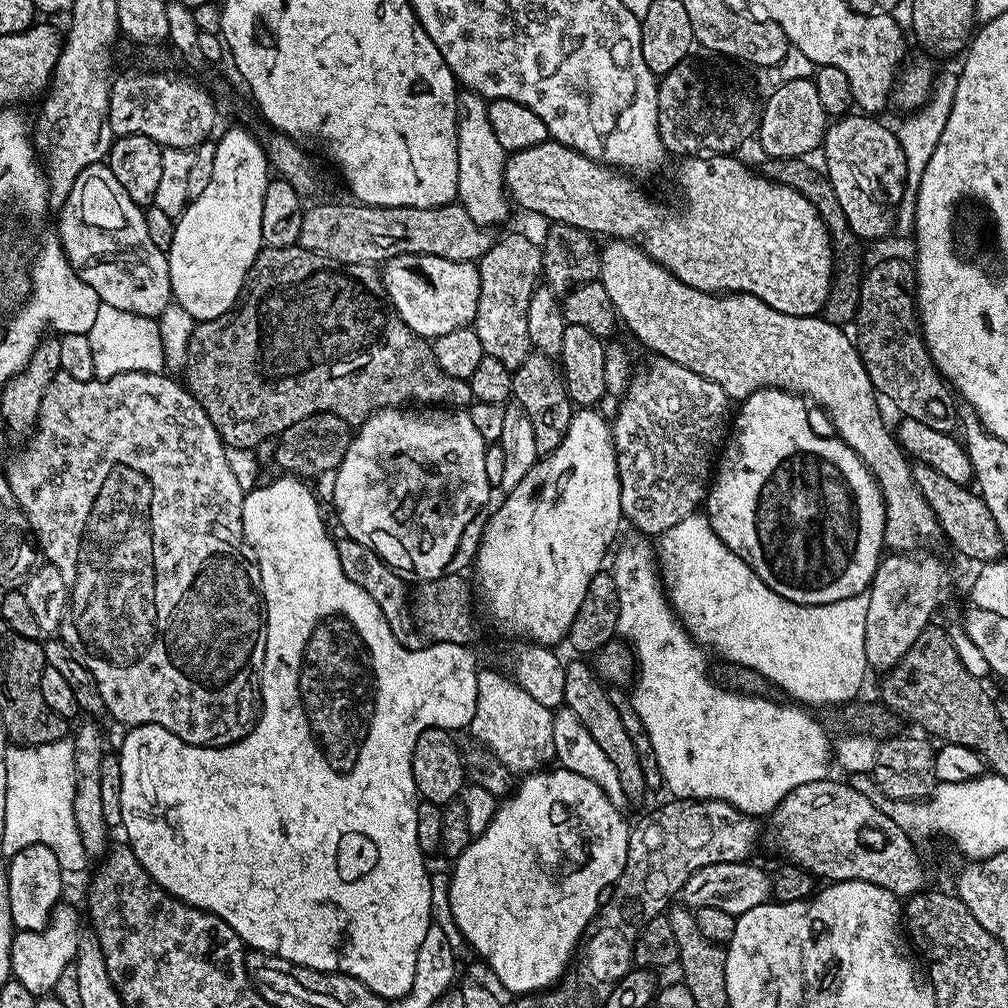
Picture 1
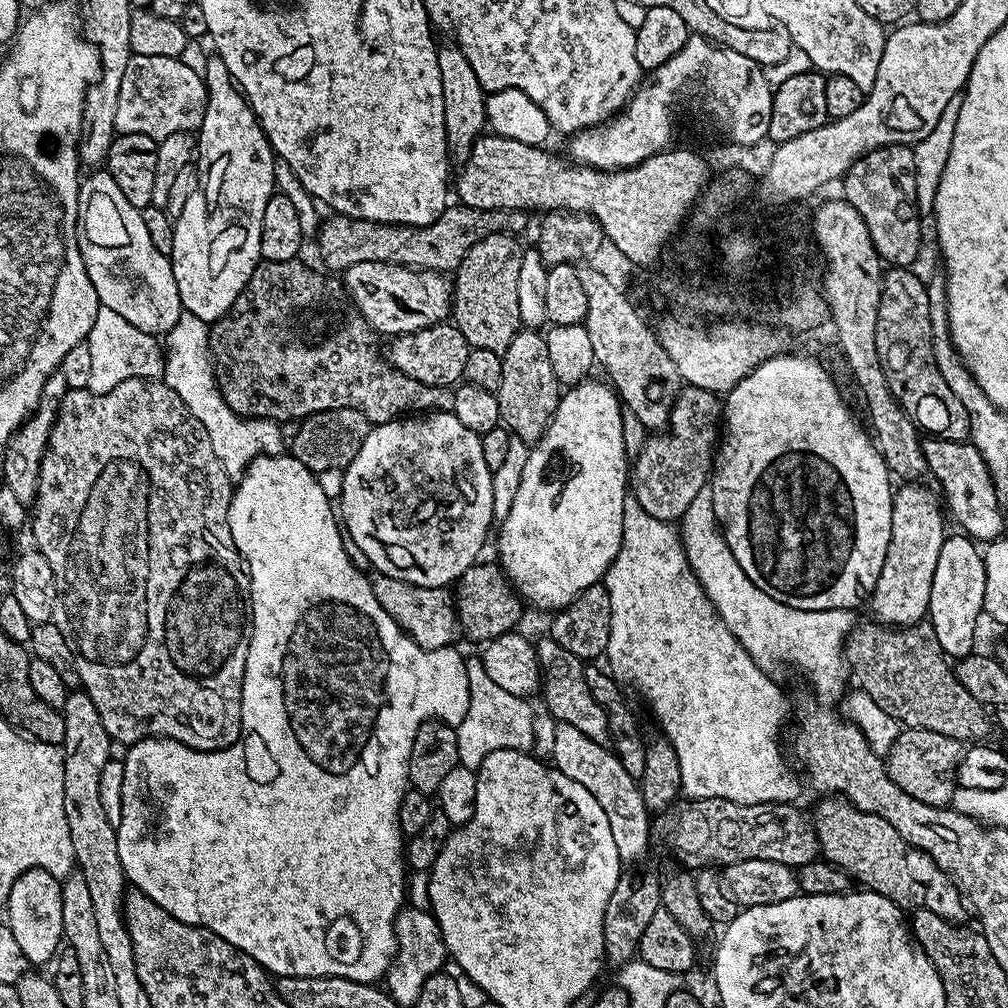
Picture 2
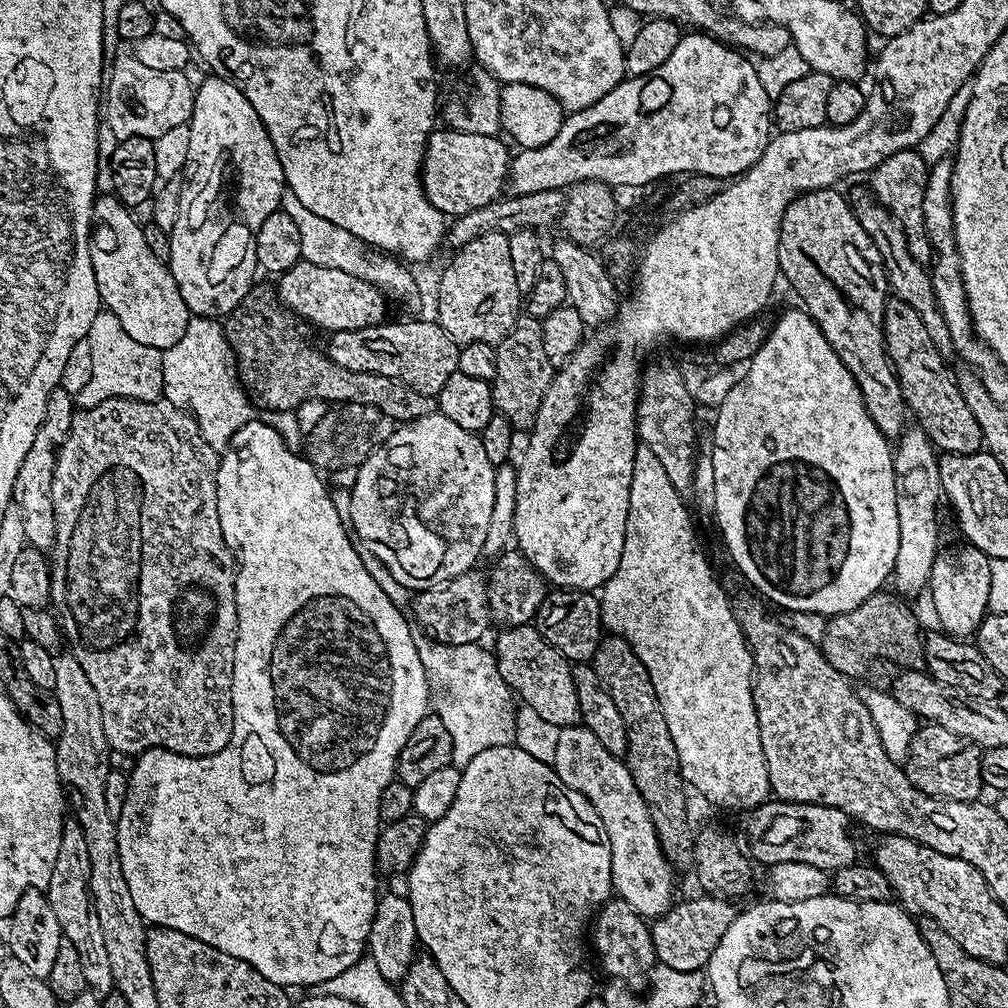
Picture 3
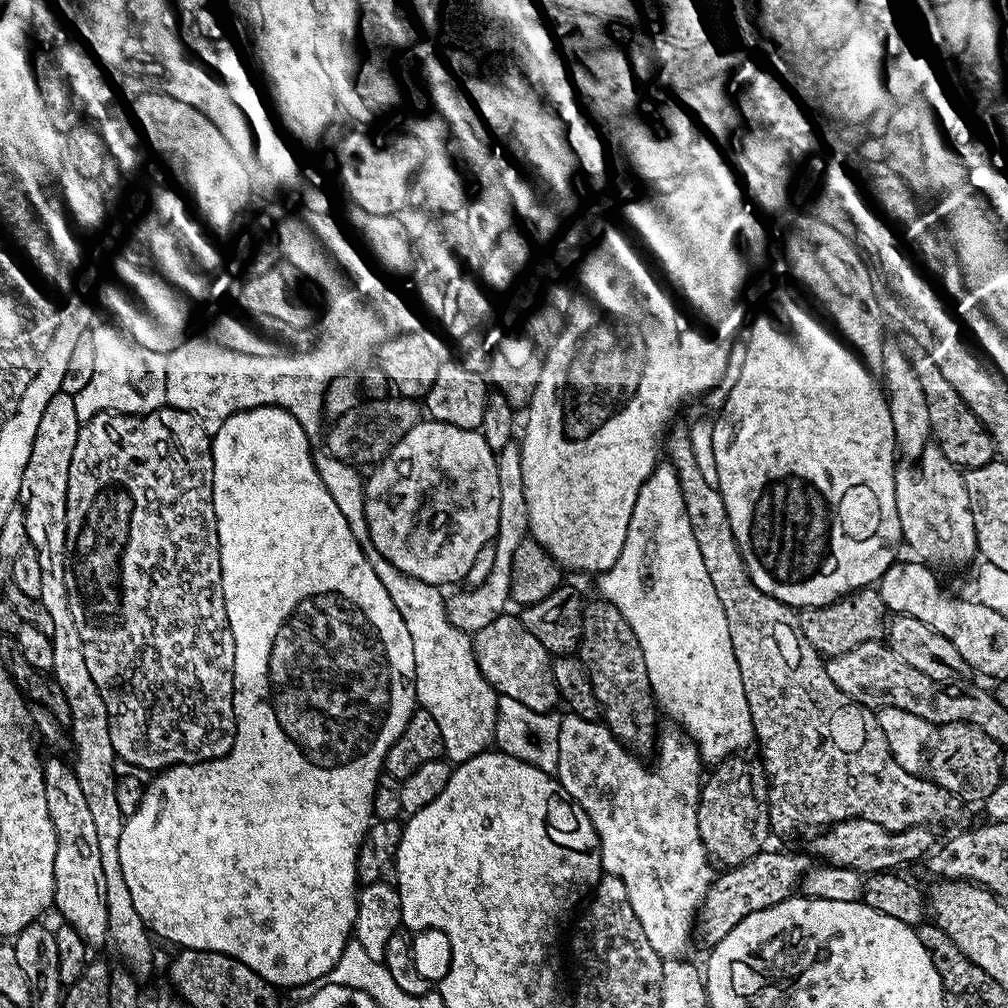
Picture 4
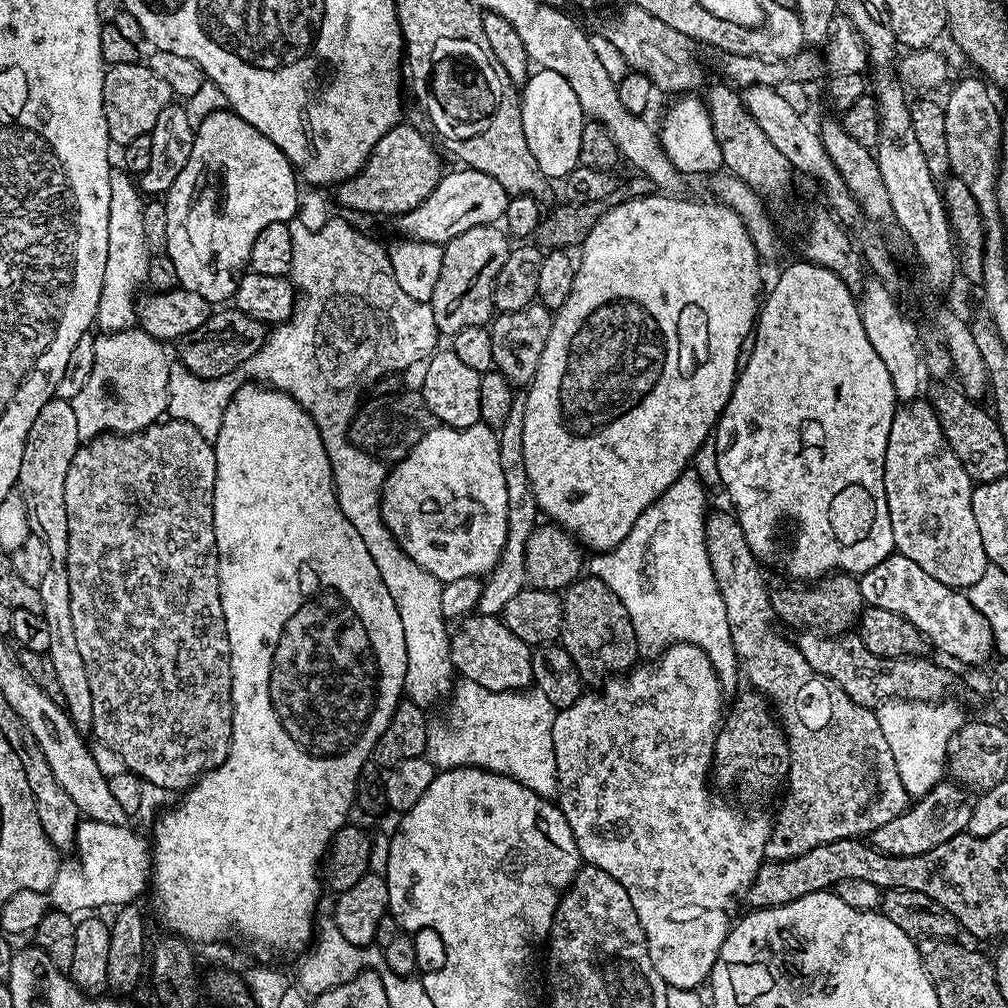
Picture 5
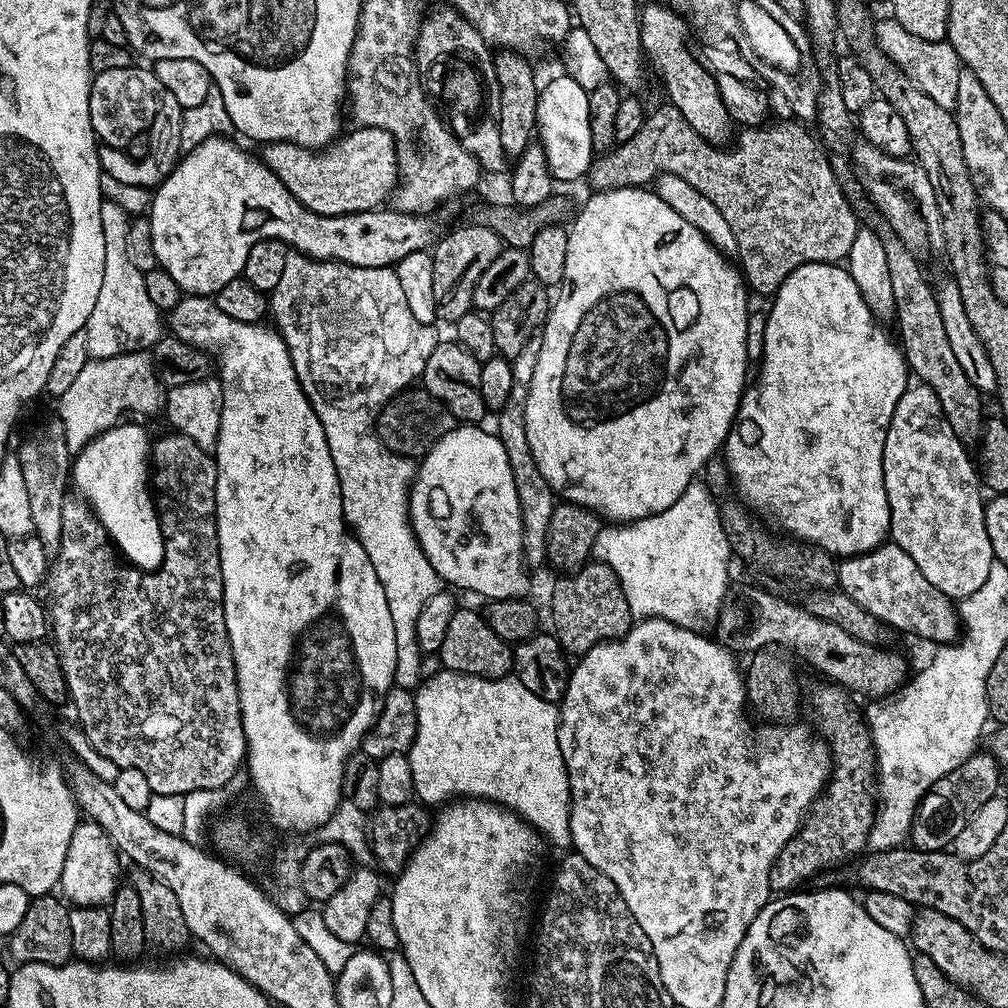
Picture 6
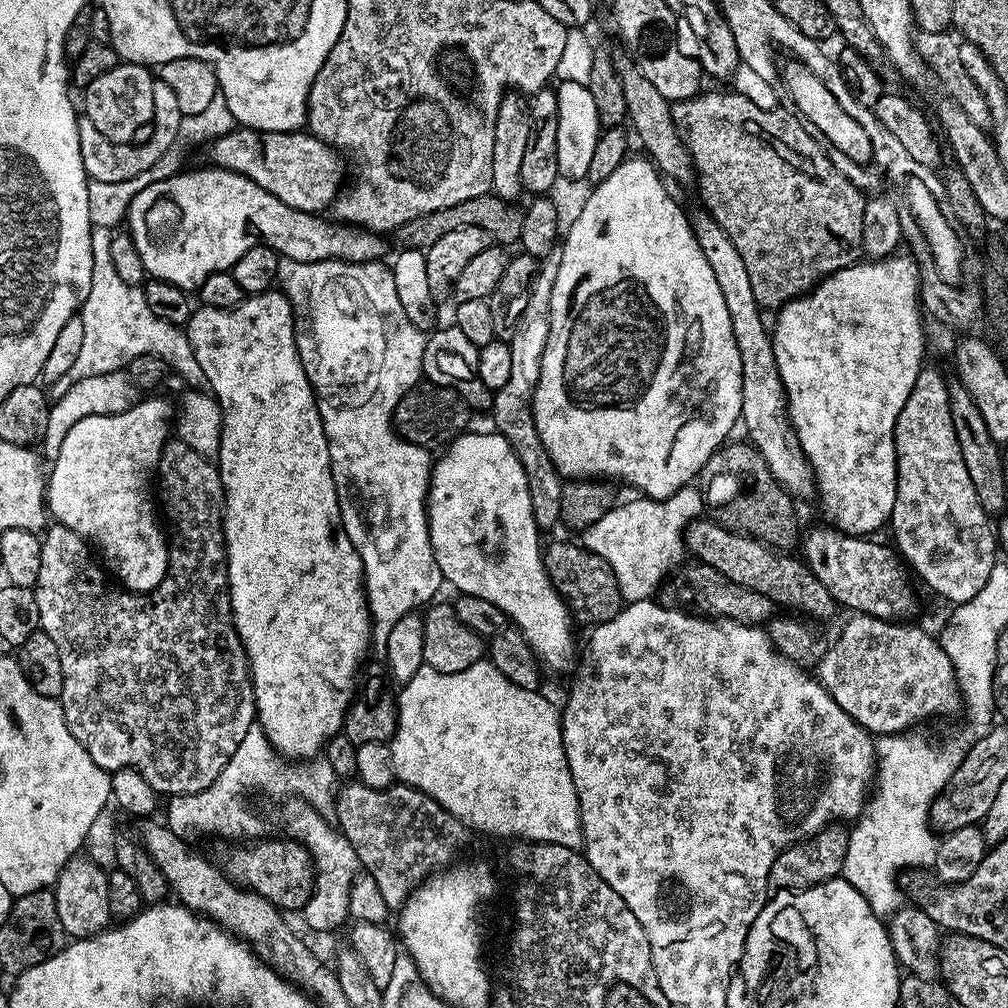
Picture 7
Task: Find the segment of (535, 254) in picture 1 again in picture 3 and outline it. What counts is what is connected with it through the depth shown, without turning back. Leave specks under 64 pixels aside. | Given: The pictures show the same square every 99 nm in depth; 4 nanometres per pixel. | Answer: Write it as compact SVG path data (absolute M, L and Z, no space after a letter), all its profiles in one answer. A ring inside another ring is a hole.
M487 232L455 249L451 255L452 261L440 276L435 319L461 346L470 342L499 344L522 314L522 294L518 282L514 282L508 236Z

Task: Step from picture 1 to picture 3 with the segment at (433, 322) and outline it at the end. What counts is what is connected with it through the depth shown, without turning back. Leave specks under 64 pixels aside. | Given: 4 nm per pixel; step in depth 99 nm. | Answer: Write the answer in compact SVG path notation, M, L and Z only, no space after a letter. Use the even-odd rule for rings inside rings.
M301 259L290 270L279 273L278 280L280 303L301 321L309 320L310 323L325 328L325 333L354 331L379 324L385 319L385 293L377 285L354 274L346 274L346 270L341 268L318 266Z

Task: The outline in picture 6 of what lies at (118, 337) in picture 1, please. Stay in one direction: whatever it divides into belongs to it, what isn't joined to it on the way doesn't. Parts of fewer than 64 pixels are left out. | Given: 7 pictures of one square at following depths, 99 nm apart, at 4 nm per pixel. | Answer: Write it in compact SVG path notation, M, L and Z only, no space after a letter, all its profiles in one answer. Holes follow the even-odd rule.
M147 351L120 353L116 357L102 357L89 359L86 366L82 366L78 379L72 383L66 394L58 397L60 413L58 419L66 434L66 446L69 453L75 454L82 451L94 437L108 428L115 428L125 419L127 412L141 412L144 416L152 416L163 409L166 399L166 388L157 376L153 367L153 360Z

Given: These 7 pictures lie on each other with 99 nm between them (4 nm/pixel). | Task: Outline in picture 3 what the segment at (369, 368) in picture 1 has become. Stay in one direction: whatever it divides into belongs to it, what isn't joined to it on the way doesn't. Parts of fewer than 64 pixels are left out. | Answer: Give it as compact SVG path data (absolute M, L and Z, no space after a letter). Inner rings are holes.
M254 286L245 294L240 306L227 317L226 335L234 357L236 375L257 409L269 408L272 412L282 412L278 414L288 414L291 413L288 412L291 408L296 408L307 400L332 400L328 402L369 404L382 410L382 414L386 414L394 422L416 420L419 416L428 416L431 412L437 411L437 397L415 392L413 388L397 384L390 378L375 376L374 373L352 373L336 365L319 347L318 349L300 348L299 342L292 340L296 336L296 324L298 325L297 317L280 303L275 287Z

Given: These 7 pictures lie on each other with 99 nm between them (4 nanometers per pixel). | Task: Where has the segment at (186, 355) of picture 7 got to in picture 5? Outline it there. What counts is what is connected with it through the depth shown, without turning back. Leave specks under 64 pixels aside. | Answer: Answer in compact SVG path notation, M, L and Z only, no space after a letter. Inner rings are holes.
M114 166L110 172L110 211L109 211L109 242L107 243L106 273L103 274L102 294L99 295L99 306L96 311L97 325L103 331L120 331L135 325L138 310L136 297L133 294L138 286L146 282L146 269L149 266L150 253L145 246L142 214L144 200L133 177L123 167Z

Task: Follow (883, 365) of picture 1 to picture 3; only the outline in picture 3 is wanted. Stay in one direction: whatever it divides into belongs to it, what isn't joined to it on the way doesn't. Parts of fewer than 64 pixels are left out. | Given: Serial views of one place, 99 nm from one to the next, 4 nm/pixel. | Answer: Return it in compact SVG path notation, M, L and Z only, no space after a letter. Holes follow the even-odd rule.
M889 298L884 311L884 345L888 351L892 369L896 371L907 411L911 415L912 412L916 415L915 423L928 435L933 445L944 454L974 454L981 451L985 447L982 430L970 406L966 406L966 398L962 398L959 383L948 373L948 368L944 365L945 357L934 346L930 333L927 332L922 318L918 318L918 310L914 310L914 306L902 300Z

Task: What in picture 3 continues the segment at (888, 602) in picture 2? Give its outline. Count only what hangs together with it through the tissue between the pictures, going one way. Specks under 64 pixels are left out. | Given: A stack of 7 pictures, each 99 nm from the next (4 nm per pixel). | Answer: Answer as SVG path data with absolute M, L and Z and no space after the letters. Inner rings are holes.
M918 426L904 429L894 448L892 465L896 471L894 490L898 506L898 558L891 579L900 592L920 592L928 587L931 567L941 547L940 532L936 529L936 502L942 498L940 462L937 449L928 435Z

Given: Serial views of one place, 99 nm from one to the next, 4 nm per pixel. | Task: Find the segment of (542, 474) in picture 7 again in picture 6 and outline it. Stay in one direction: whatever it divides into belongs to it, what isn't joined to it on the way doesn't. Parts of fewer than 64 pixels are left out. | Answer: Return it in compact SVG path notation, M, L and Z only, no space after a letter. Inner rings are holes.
M529 346L512 360L514 386L510 389L510 400L506 402L506 406L502 406L502 410L498 414L497 420L500 421L494 425L502 446L506 446L506 458L510 458L510 474L514 474L514 490L518 490L524 534L529 541L543 541L547 537L550 514L554 514L558 503L558 497L552 491L552 485L546 482L546 478L542 478L542 470L538 470L538 462L534 462L534 454L530 454L530 442L526 439L526 410L524 407L530 390L530 382L534 378L536 354L537 349Z

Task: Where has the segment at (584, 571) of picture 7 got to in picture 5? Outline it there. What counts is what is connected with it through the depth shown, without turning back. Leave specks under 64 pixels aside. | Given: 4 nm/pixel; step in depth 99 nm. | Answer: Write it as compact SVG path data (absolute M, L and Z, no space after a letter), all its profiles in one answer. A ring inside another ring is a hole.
M584 574L563 589L562 599L564 613L562 614L559 643L568 651L570 658L574 658L574 666L580 671L581 677L588 679L589 676L592 680L601 679L600 681L603 681L613 674L627 673L629 671L627 668L636 660L638 645L630 622L630 614L626 614L626 606L622 606L618 594L614 594L610 586L606 586L606 582L602 582L598 577Z

